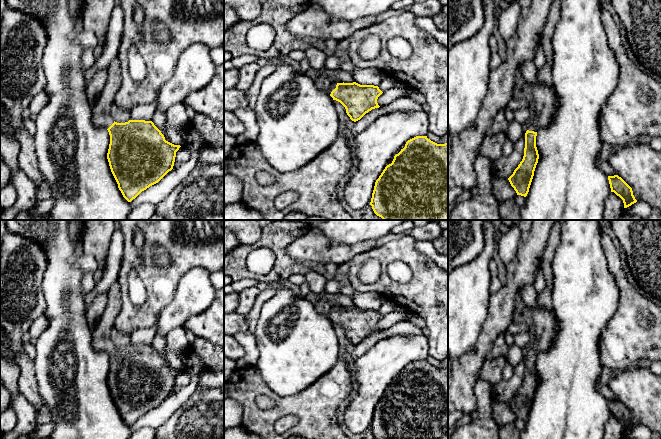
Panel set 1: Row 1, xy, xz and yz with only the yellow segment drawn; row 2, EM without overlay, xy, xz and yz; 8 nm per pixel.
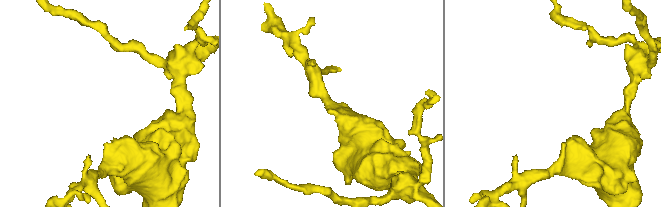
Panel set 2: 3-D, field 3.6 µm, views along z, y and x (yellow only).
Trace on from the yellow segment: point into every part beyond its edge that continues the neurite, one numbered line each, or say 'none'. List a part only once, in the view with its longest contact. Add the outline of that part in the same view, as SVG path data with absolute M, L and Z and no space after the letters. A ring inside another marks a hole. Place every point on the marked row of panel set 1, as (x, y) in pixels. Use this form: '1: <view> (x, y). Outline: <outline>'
1: xz (325, 83). Outline: M321 74L317 80L315 80L315 85L318 89L331 94L331 92L336 88L337 82L324 74Z

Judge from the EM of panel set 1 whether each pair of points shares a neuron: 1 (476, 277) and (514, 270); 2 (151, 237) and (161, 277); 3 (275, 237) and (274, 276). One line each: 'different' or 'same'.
1: different
2: same
3: same

